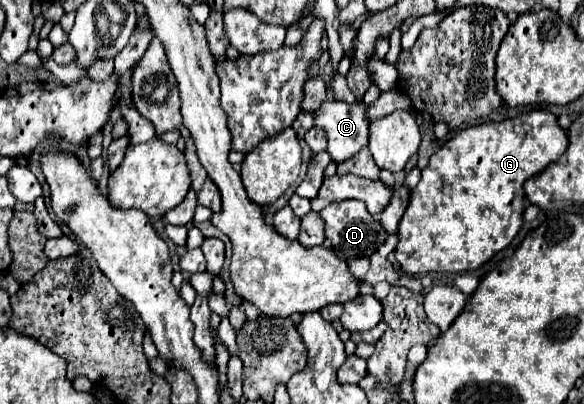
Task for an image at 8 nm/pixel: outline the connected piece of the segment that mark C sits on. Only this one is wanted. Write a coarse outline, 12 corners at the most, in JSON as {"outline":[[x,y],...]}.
{"outline":[[324,101],[314,125],[324,129],[334,163],[368,143],[368,105]]}

